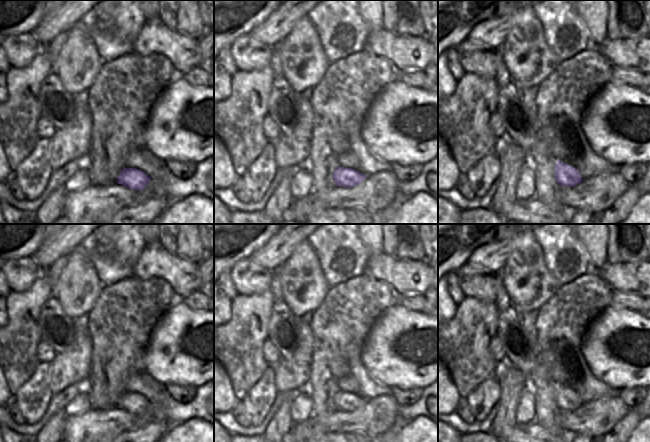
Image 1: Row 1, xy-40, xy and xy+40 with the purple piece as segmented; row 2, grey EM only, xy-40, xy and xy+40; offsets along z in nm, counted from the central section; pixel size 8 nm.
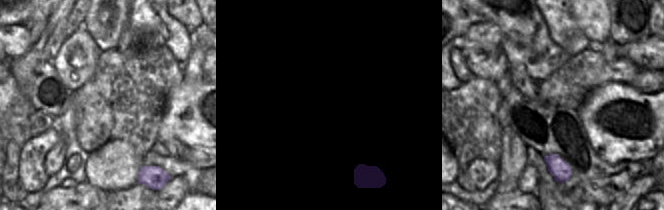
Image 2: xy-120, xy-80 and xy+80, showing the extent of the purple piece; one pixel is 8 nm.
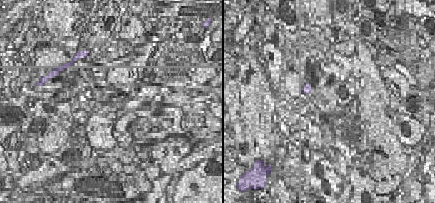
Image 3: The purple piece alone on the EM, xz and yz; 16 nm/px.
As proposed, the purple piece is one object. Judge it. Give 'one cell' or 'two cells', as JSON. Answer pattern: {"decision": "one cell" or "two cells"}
{"decision": "two cells"}

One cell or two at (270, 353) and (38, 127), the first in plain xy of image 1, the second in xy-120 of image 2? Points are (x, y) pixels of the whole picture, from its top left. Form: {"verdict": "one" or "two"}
{"verdict": "one"}

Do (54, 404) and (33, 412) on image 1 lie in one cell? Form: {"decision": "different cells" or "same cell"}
{"decision": "different cells"}

